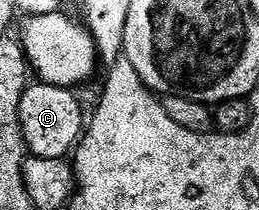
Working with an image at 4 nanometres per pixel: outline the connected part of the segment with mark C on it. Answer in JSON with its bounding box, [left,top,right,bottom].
[19,81,85,159]

